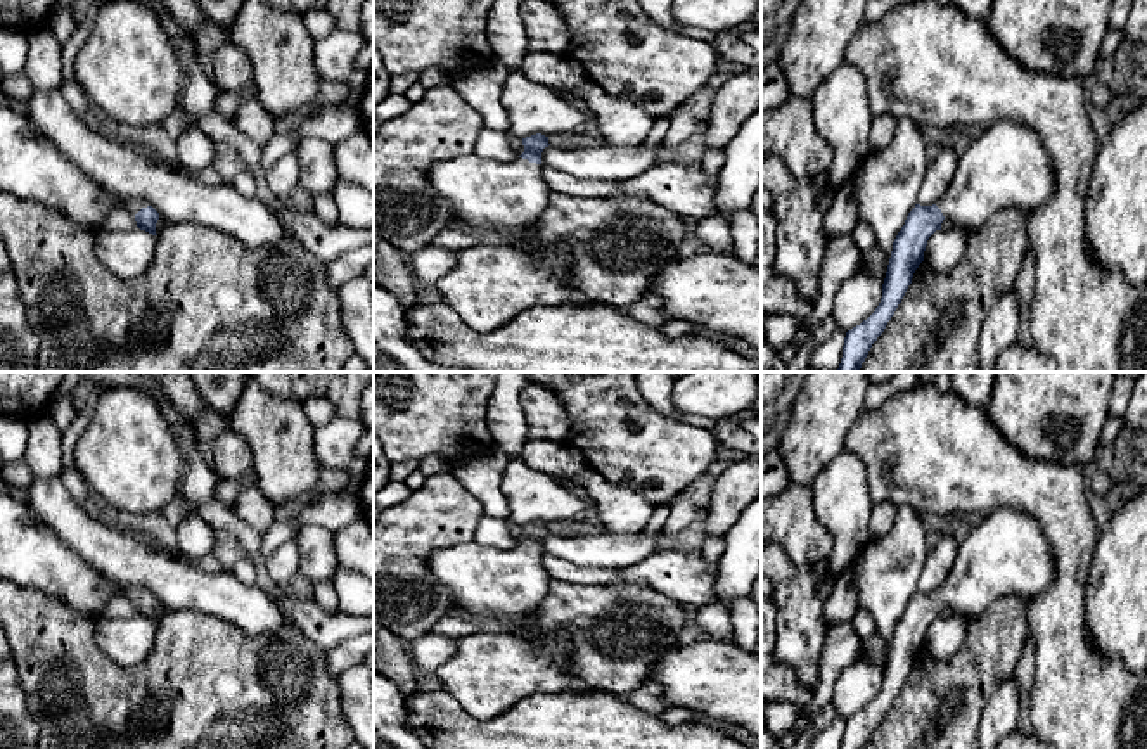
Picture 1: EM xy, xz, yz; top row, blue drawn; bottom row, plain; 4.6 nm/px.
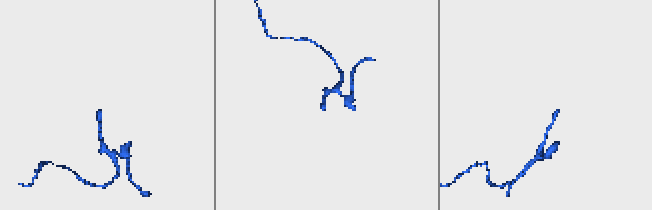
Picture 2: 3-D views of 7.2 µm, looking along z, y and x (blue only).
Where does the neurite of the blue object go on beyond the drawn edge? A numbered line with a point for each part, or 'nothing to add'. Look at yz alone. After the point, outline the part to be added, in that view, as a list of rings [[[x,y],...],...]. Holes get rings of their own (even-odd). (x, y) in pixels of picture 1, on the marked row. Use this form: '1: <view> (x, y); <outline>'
1: yz (1006, 165); [[[1000,121],[972,138],[936,206],[955,225],[977,228],[1000,209],[1029,213],[1047,204],[1052,194],[1052,159],[1038,131]]]

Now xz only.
1: xz (509, 198); [[[467,154],[433,164],[429,182],[452,204],[455,225],[465,225],[472,234],[502,234],[505,244],[524,251],[569,287],[574,301],[588,303],[588,298],[567,284],[571,251],[538,246],[528,237],[550,202],[552,190],[543,182],[541,168],[543,164],[522,157],[498,163]]]

